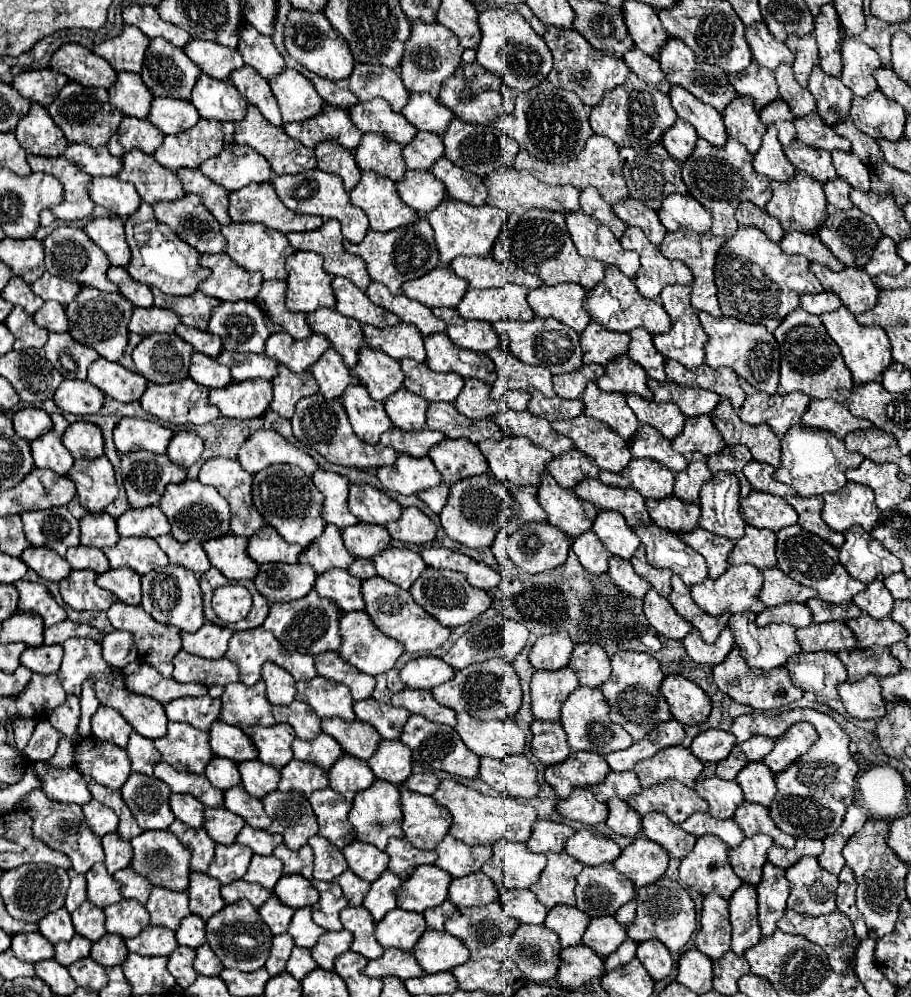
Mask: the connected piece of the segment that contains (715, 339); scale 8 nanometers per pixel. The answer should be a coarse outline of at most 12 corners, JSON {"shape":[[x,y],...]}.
{"shape":[[698,317],[704,361],[776,393],[780,351],[766,327]]}

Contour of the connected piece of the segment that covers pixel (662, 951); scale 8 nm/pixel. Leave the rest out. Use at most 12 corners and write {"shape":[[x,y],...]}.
{"shape":[[656,939],[642,941],[636,957],[654,981],[672,971],[668,947]]}

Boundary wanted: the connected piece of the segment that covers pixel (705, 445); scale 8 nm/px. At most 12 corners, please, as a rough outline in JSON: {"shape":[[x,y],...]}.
{"shape":[[708,415],[688,417],[672,447],[706,457],[726,447]]}

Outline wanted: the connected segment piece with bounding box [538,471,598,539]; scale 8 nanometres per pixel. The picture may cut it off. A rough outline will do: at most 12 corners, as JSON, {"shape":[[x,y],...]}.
{"shape":[[546,471],[538,501],[548,523],[572,539],[592,527],[598,509],[560,487]]}

